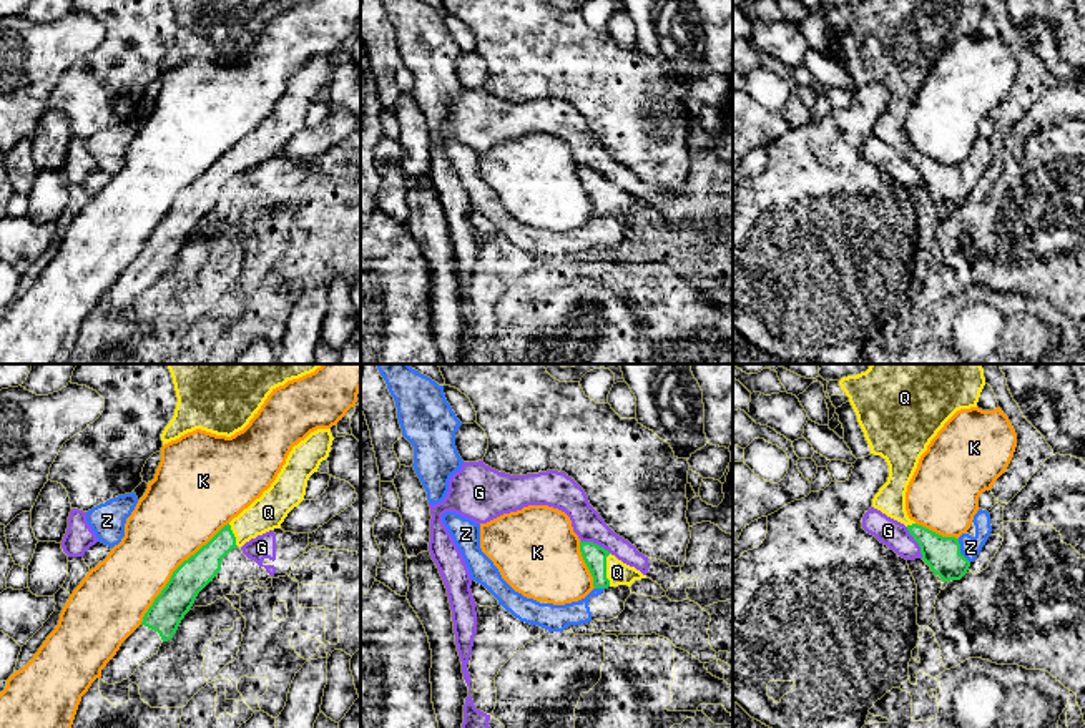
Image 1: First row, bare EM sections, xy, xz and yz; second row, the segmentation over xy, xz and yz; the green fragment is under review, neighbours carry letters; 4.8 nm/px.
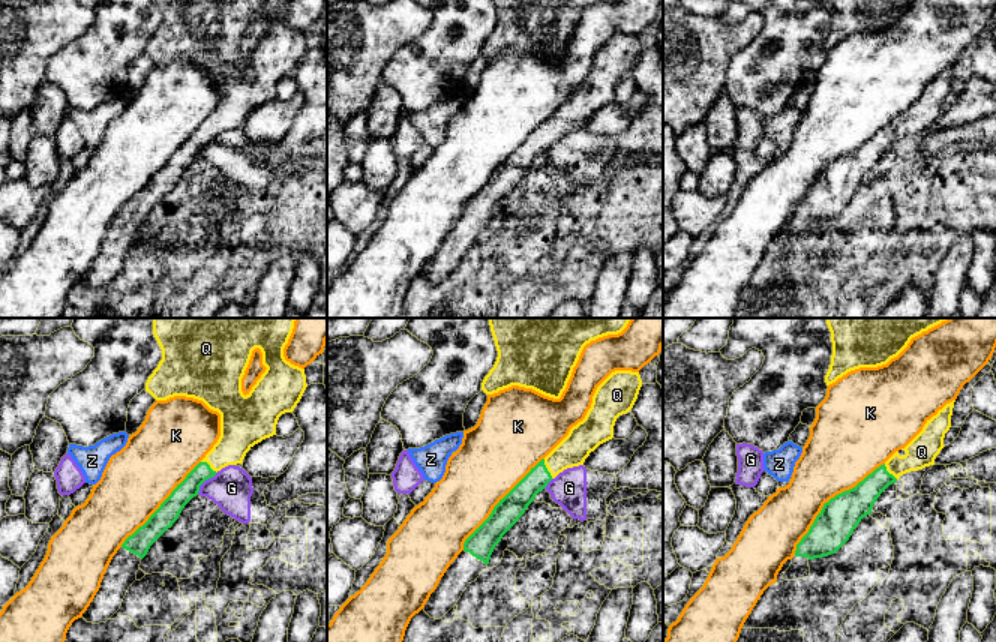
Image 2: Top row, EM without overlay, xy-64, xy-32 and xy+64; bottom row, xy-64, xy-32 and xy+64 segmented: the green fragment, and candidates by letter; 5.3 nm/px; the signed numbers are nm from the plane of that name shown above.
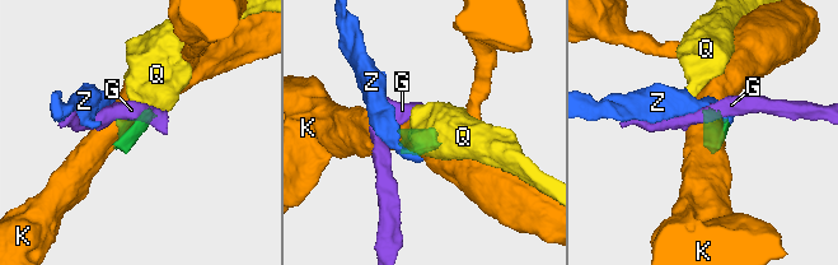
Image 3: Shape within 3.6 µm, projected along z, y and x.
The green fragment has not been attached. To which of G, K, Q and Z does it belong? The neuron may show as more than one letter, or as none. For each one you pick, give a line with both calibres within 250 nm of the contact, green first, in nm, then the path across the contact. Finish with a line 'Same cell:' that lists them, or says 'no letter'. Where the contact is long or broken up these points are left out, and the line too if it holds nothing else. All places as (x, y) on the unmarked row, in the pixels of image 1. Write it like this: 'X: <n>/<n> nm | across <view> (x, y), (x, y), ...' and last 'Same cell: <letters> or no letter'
Q: 110/110 nm | across xz (595, 185), (605, 198), (617, 200)
Z: 180/100 nm
Same cell: Q, Z

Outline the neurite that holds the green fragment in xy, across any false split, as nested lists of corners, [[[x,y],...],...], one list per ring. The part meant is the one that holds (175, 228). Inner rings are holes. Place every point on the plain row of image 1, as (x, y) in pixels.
[[[317,57],[294,73],[271,115],[173,199],[141,253],[101,298],[100,306],[105,311],[115,312],[130,306],[158,281],[163,269],[173,266],[198,221],[213,209],[233,176],[281,156],[287,141],[304,128],[307,108],[329,85],[332,68],[331,57]]]

